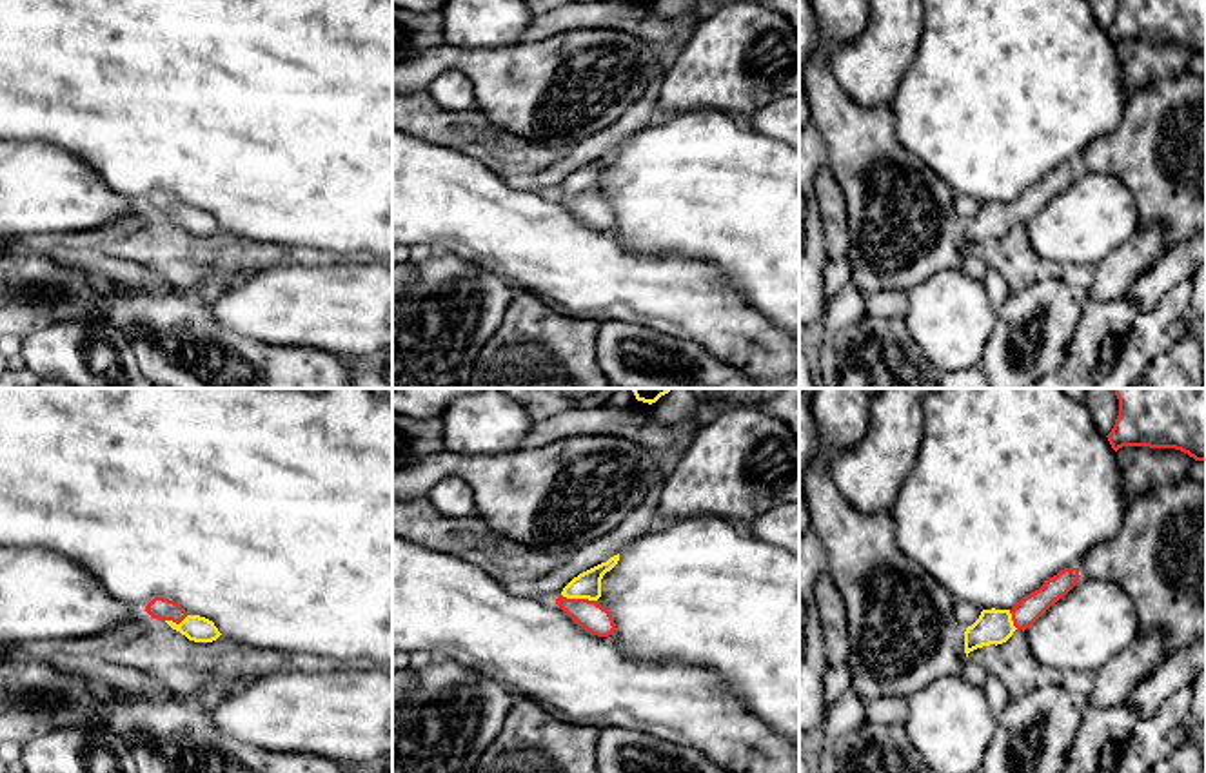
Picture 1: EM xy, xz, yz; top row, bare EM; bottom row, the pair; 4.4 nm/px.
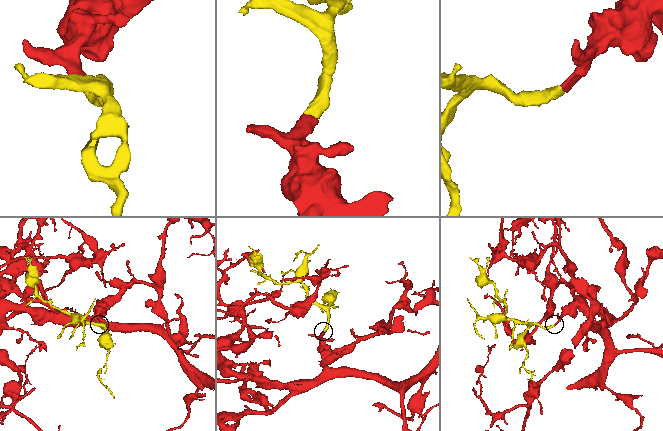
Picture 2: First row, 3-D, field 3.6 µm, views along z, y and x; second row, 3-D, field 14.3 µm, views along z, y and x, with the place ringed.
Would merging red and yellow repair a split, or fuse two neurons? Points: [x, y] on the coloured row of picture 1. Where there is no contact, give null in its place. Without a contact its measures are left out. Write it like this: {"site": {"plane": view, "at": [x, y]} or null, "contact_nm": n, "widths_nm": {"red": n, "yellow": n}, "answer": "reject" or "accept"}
{"site": {"plane": "xz", "at": [578, 599]}, "contact_nm": 160, "widths_nm": {"red": 130, "yellow": 120}, "answer": "accept"}

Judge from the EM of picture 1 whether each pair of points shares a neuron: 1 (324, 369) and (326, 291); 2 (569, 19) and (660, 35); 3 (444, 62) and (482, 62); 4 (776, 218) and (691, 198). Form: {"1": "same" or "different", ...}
{"1": "different", "2": "same", "3": "same", "4": "same"}

